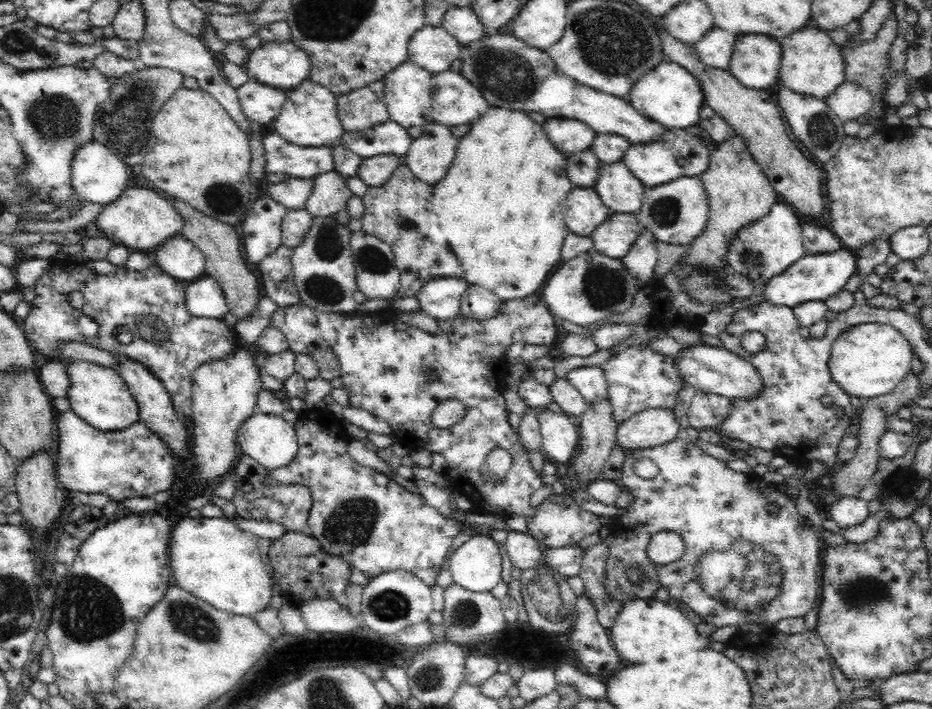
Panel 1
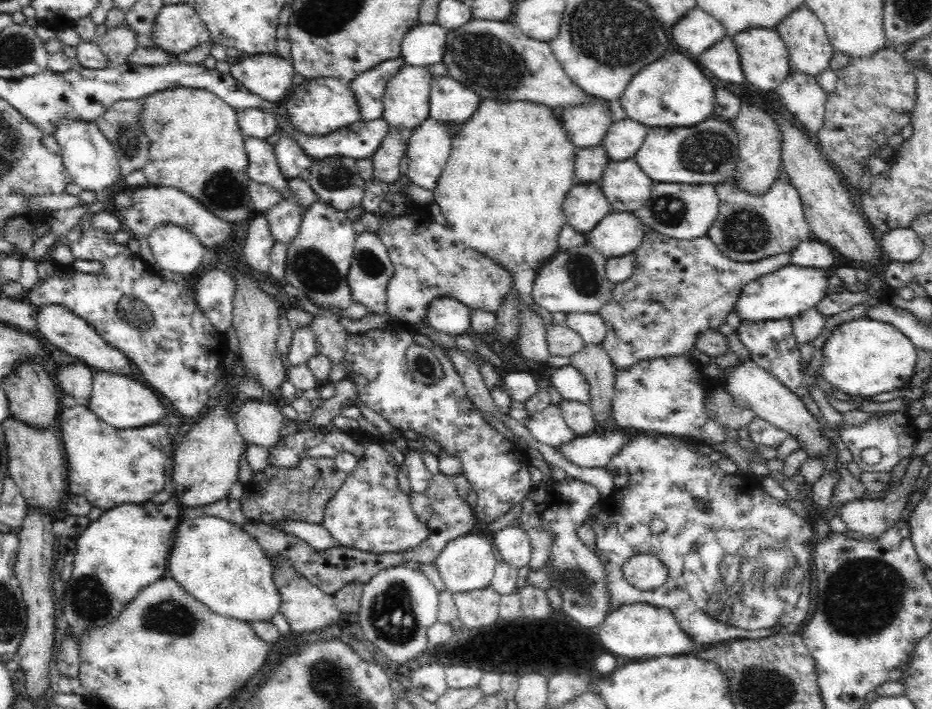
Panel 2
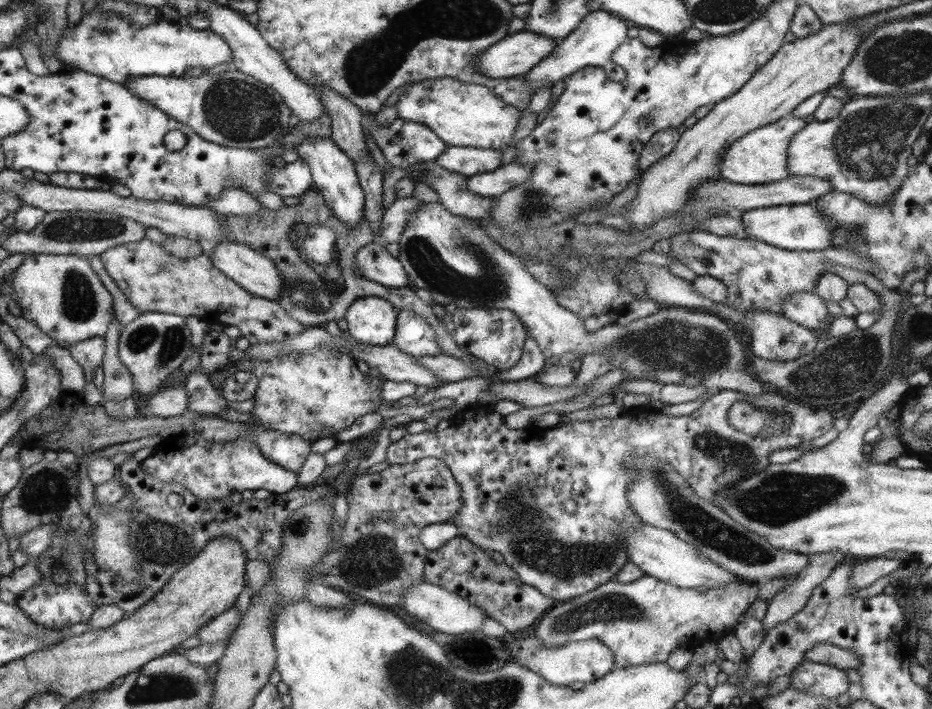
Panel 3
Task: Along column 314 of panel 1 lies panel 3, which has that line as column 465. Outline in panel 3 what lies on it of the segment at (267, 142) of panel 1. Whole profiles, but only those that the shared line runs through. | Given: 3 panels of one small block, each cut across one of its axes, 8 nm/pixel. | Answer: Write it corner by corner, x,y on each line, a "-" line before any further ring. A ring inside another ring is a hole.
447,146
447,150
435,162
449,172
469,178
469,176
497,170
501,166
501,154
503,152
499,152
499,150

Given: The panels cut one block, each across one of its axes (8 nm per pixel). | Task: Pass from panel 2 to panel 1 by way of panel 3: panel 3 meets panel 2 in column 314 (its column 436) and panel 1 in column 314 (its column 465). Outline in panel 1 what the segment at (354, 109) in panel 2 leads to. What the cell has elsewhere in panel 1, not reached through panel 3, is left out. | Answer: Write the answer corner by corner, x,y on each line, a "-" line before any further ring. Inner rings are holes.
310,78
294,90
286,90
286,104
274,118
272,128
278,136
284,138
284,142
300,148
332,148
344,136
344,130
336,116
336,96
324,86
314,84

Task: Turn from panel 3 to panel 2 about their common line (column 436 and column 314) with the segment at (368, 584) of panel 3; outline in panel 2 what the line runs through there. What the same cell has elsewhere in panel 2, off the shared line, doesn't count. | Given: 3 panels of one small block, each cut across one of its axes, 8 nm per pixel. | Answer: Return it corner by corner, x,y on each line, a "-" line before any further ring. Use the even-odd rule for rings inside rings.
308,458
296,464
292,470
280,468
264,468
262,472
254,474
252,480
244,486
242,512
250,522
262,524
284,524
286,520
308,522
308,524
322,524
324,512
330,498
342,488
350,474
344,474
336,468
336,462
330,458

